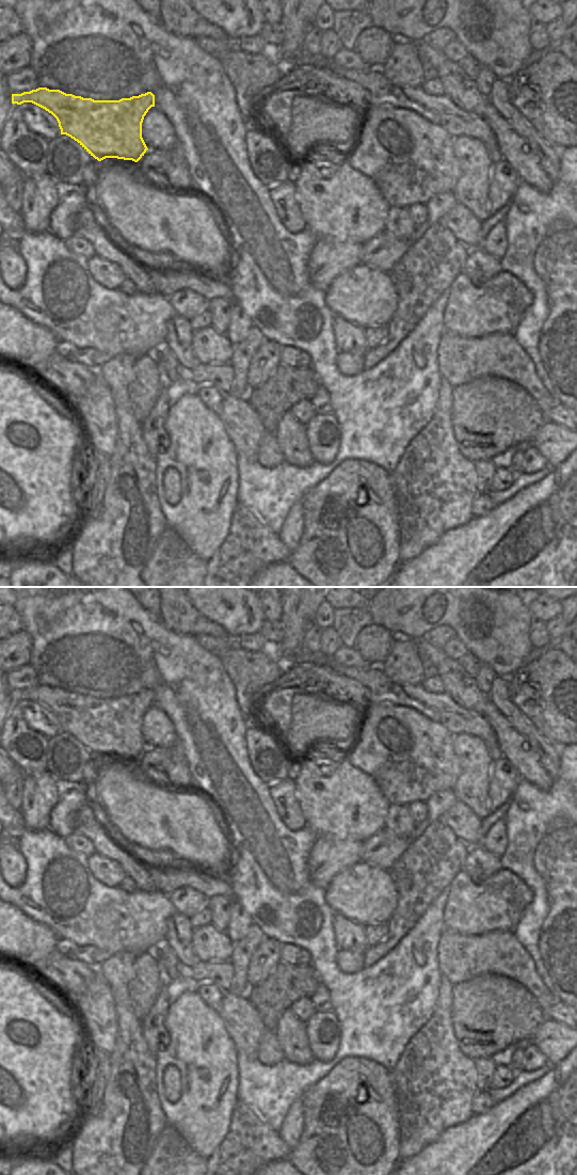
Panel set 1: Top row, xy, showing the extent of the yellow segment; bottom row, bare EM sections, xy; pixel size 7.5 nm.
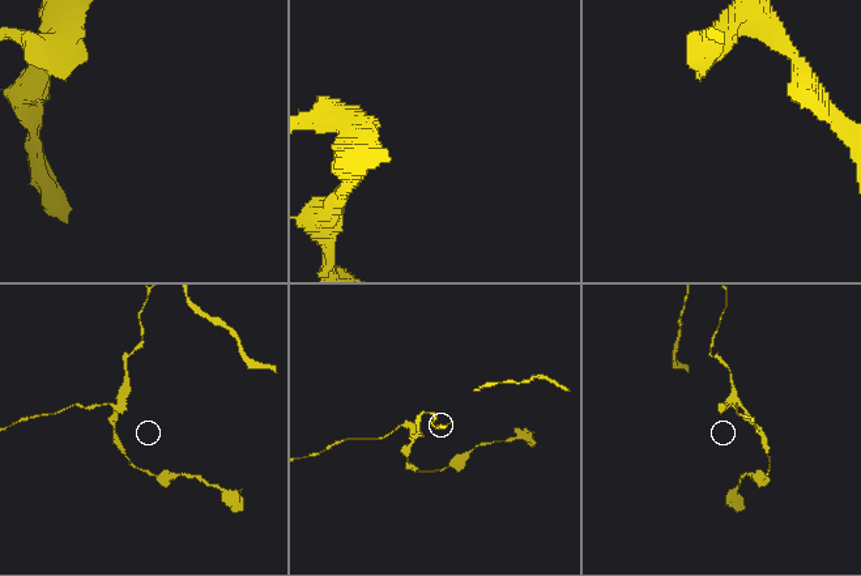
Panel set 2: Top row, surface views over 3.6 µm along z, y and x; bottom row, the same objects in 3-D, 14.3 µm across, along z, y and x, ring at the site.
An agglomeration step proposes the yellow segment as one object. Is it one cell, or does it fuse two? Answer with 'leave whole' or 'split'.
split

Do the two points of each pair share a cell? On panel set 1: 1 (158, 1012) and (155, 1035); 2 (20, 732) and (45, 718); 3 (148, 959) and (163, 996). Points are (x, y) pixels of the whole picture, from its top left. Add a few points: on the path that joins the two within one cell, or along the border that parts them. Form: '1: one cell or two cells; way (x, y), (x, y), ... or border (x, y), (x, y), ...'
1: one cell; way (158, 1017), (158, 1026), (155, 1030)
2: two cells; border (20, 703), (23, 720), (32, 729), (48, 737)
3: two cells; border (163, 984), (149, 1011)

